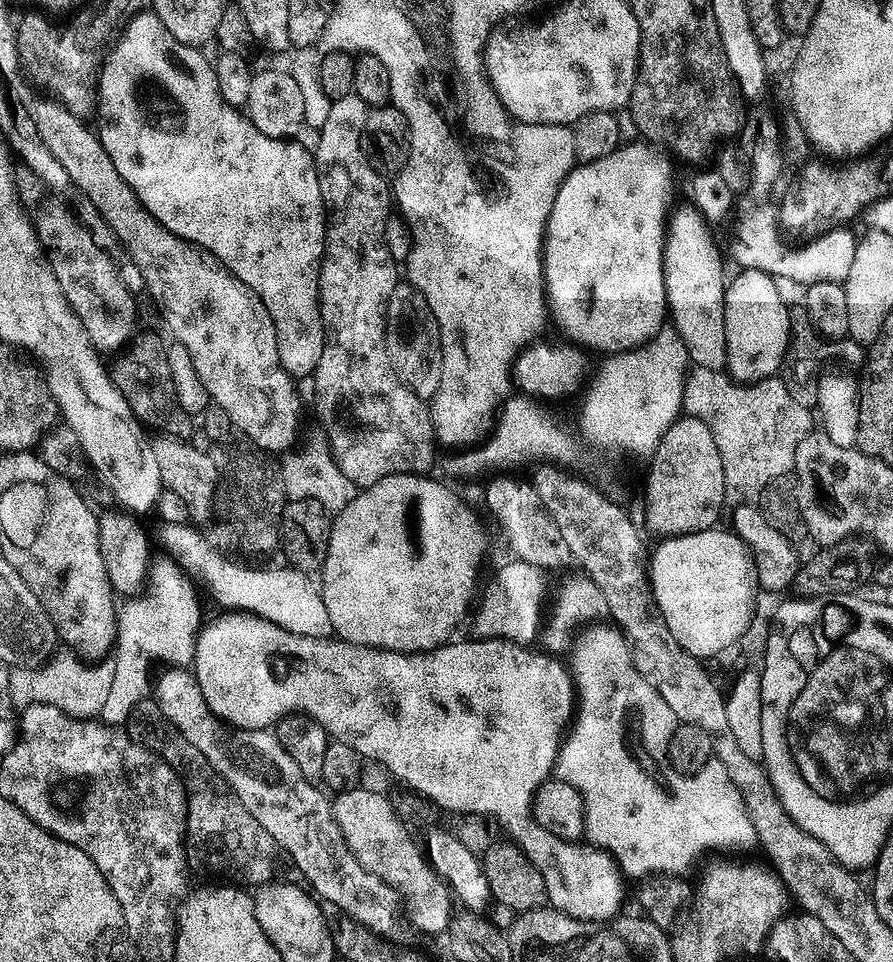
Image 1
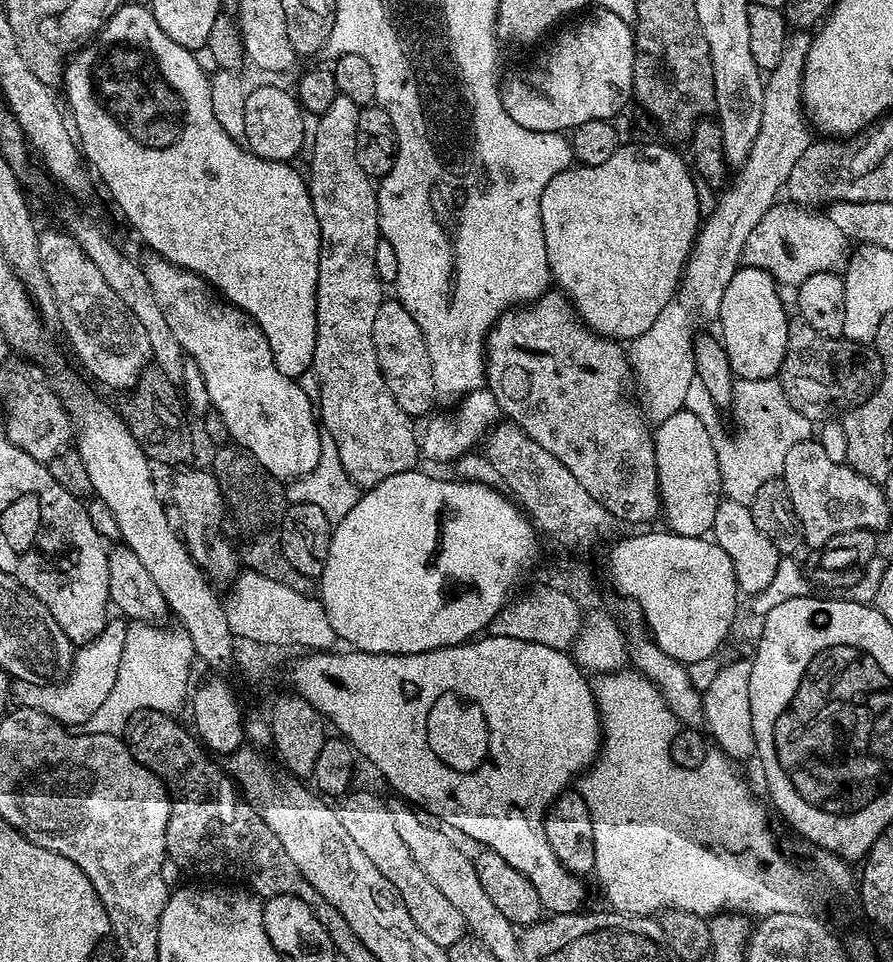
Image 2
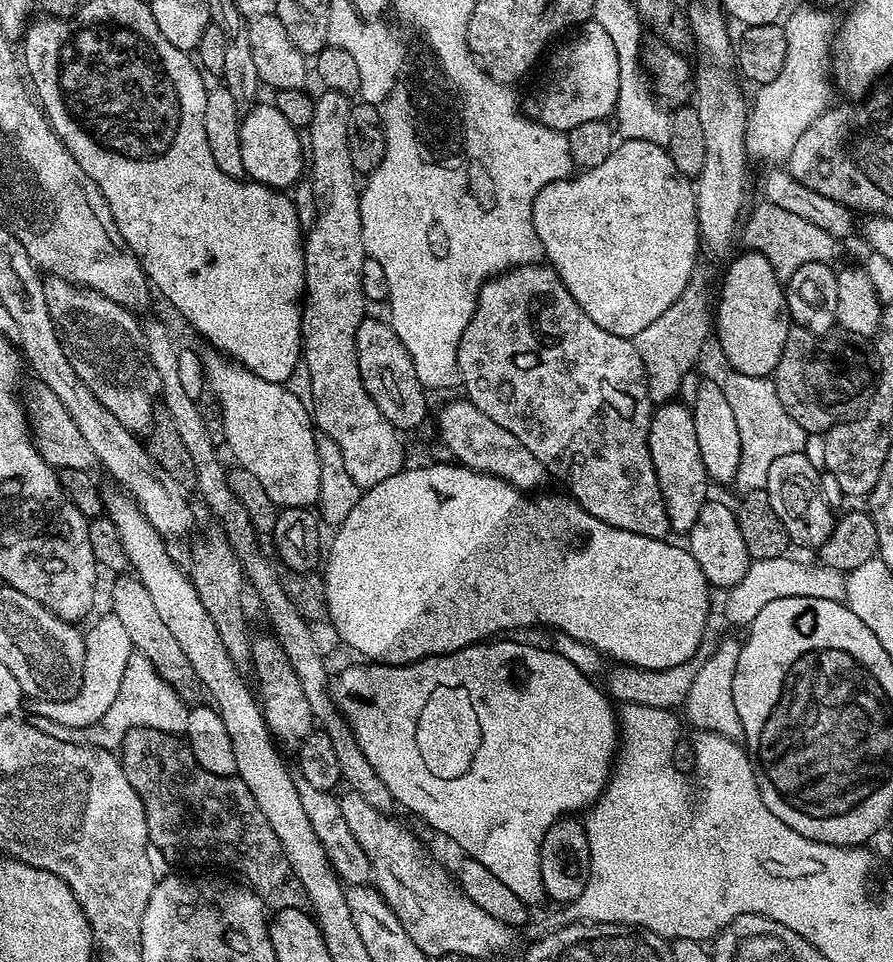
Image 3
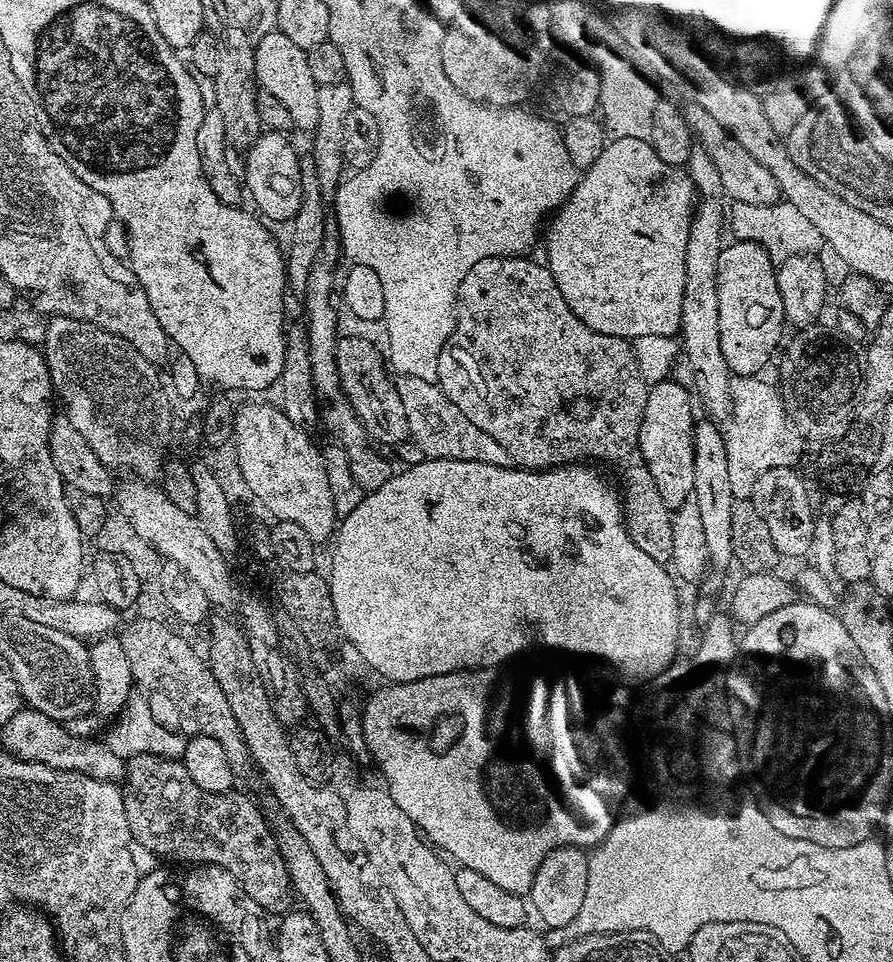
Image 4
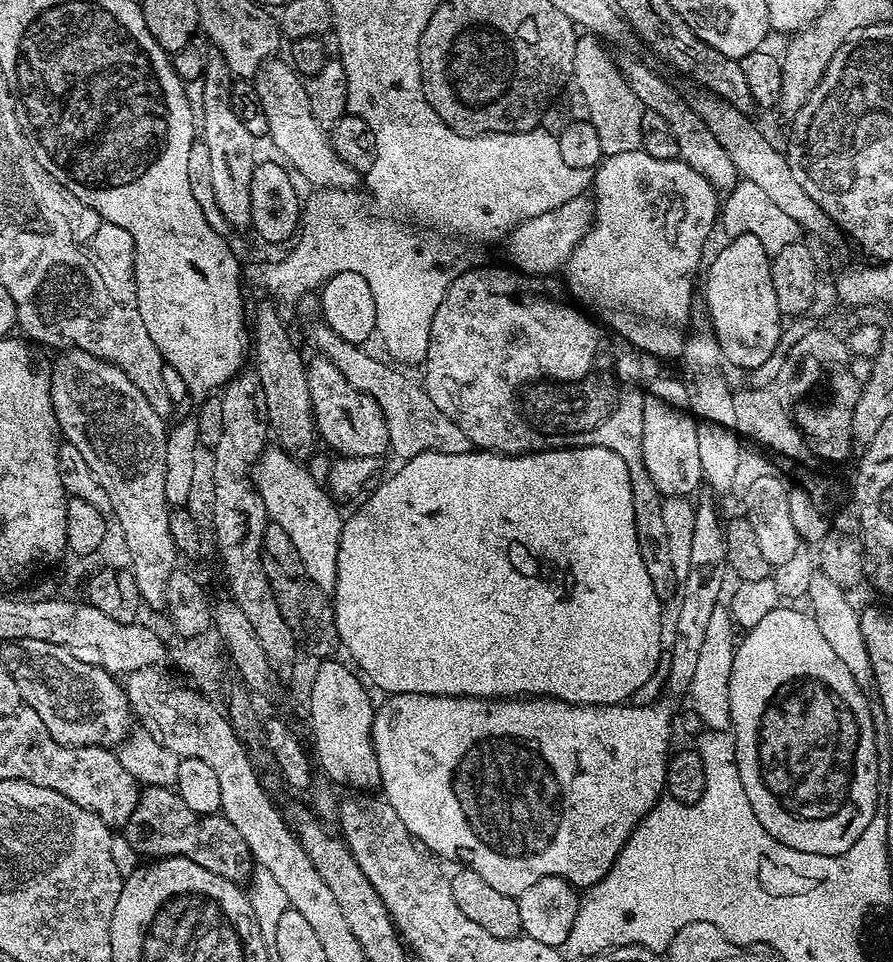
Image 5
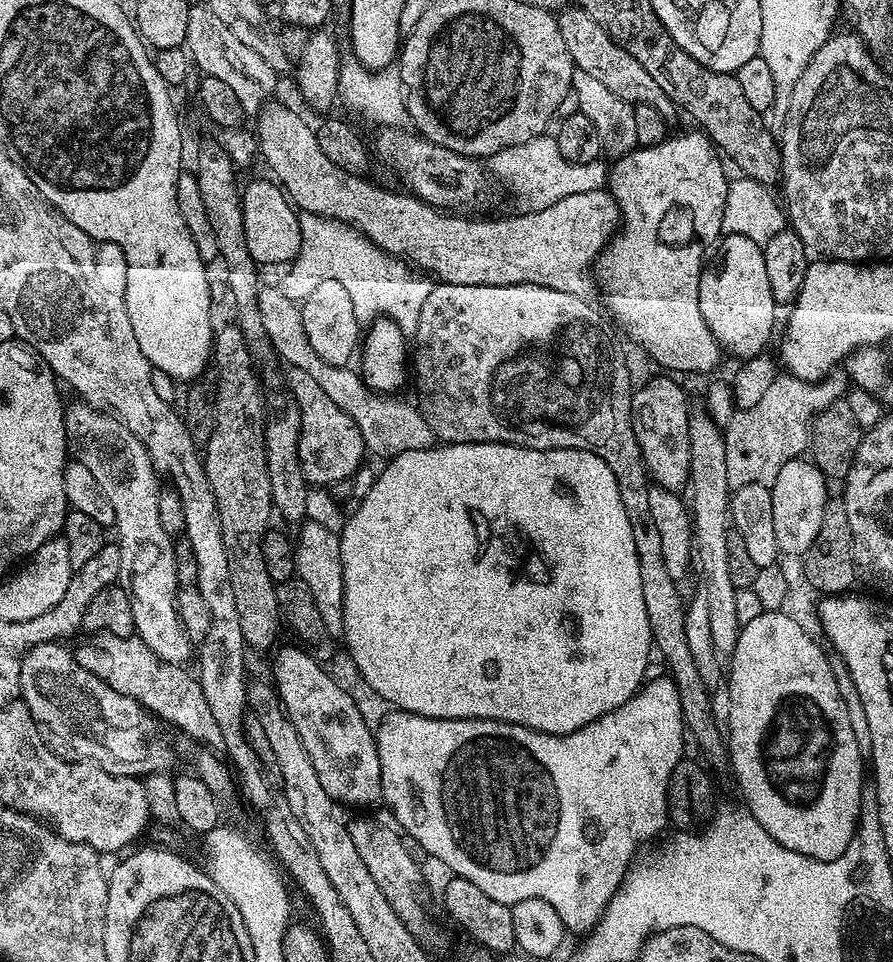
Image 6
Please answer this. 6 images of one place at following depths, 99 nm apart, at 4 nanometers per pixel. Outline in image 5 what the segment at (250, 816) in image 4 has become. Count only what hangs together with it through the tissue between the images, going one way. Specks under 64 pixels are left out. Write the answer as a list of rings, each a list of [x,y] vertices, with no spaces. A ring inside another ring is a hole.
[[[145,787],[138,798],[138,806],[134,806],[134,814],[122,826],[124,840],[140,856],[144,858],[163,858],[181,856],[190,858],[190,862],[198,862],[198,866],[206,866],[214,874],[227,880],[244,882],[248,871],[254,868],[251,853],[248,852],[242,834],[230,826],[223,814],[199,816],[186,802],[182,802],[179,792],[172,788]]]

